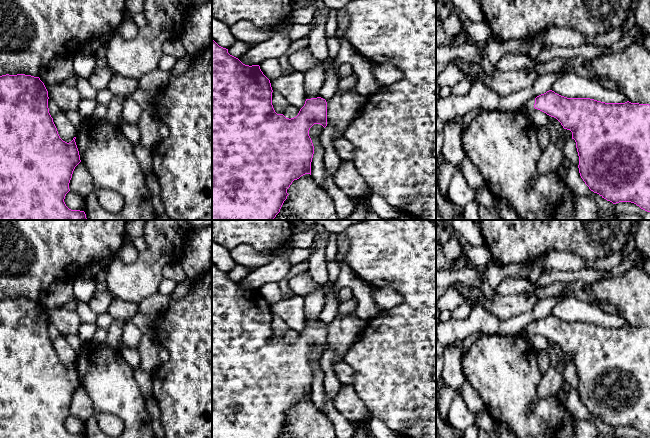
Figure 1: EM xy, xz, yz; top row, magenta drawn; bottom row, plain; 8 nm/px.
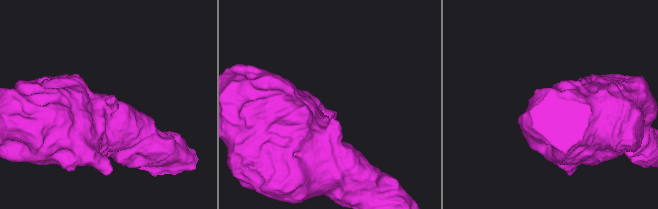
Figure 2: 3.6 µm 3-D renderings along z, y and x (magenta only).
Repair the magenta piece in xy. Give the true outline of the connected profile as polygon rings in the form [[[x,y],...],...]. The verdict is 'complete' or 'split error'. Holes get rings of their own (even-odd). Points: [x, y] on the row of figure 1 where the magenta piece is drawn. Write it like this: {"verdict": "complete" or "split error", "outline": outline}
{"verdict": "complete", "outline": [[[25,74],[0,76],[0,220],[87,220],[84,211],[71,210],[64,202],[66,194],[70,191],[69,183],[73,171],[81,160],[75,142],[76,137],[69,143],[60,138],[49,113],[48,99],[48,91],[39,77]]]}

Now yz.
{"verdict": "split error", "outline": [[[552,90],[547,91],[537,97],[529,99],[524,106],[522,111],[524,113],[533,111],[542,111],[547,115],[556,118],[564,129],[572,132],[572,139],[576,142],[576,148],[579,156],[579,173],[585,184],[591,191],[599,194],[602,198],[613,204],[619,202],[631,202],[639,206],[641,209],[650,212],[650,105],[631,103],[629,101],[625,103],[605,103],[590,98],[567,98],[555,93]]]}

